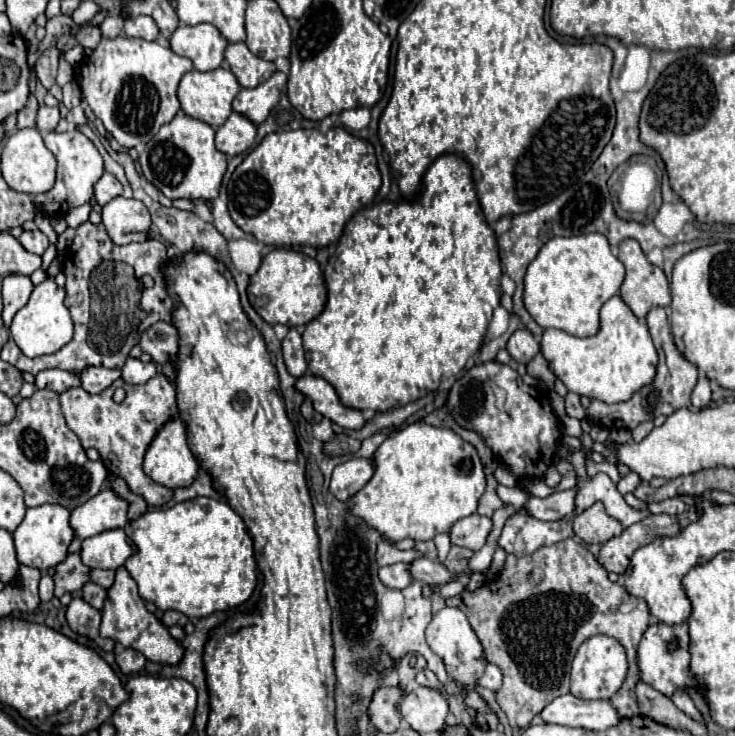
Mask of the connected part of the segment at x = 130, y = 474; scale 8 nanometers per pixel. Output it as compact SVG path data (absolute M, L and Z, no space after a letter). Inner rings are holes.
M158 373L142 385L128 385L122 379L118 379L108 389L96 395L84 391L82 387L74 387L60 395L60 405L68 427L78 435L82 447L96 447L106 469L122 477L132 493L144 497L146 503L152 507L160 507L172 499L172 491L164 489L162 485L156 485L142 469L142 461L150 443L154 441L158 431L172 417L178 415L176 389L164 373ZM116 387L126 389L126 399L122 403L116 403L112 399Z

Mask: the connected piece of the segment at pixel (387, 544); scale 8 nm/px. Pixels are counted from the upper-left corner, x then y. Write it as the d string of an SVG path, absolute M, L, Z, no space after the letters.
M382 539L378 543L378 551L376 551L376 559L380 565L392 565L392 563L400 563L400 561L406 561L406 563L412 563L416 559L422 559L424 553L420 553L418 549L408 549L408 551L402 551L402 549L396 549L392 541L388 539Z

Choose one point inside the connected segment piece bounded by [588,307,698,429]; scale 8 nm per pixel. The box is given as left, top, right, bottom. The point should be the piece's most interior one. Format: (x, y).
(651, 401)

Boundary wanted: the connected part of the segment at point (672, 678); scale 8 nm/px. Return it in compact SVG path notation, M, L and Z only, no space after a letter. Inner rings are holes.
M652 621L650 627L646 629L642 641L638 643L638 663L640 663L640 679L660 691L666 697L672 697L676 691L694 691L704 697L704 685L696 683L696 677L690 671L690 651L688 651L688 625L678 623L678 625L666 625L666 623L656 623ZM678 637L680 645L674 653L666 649L668 639Z

